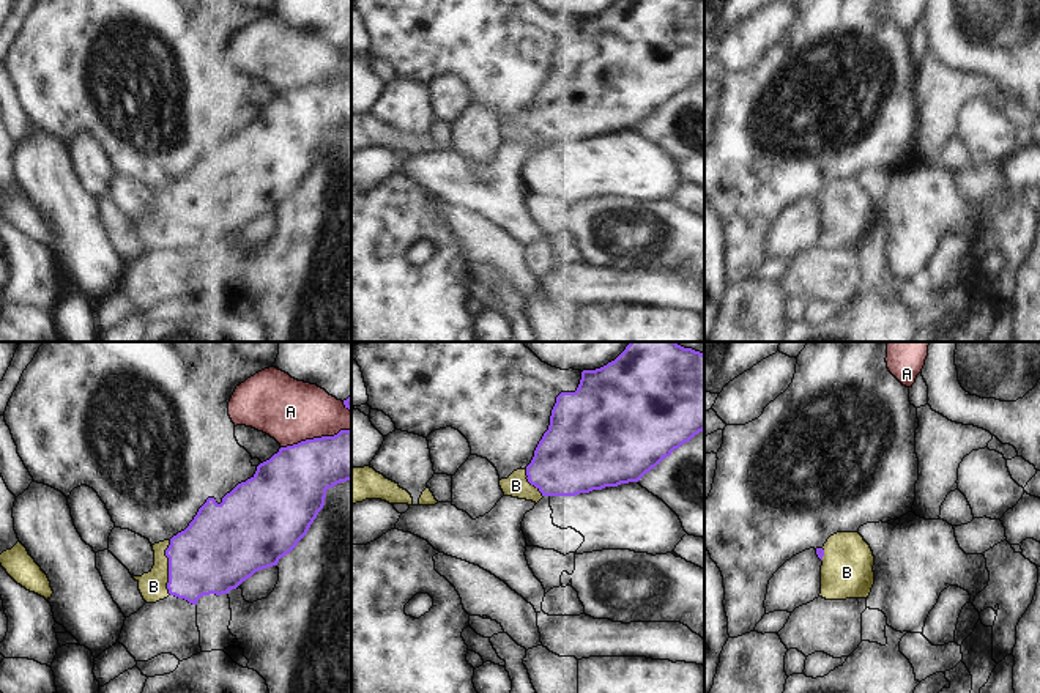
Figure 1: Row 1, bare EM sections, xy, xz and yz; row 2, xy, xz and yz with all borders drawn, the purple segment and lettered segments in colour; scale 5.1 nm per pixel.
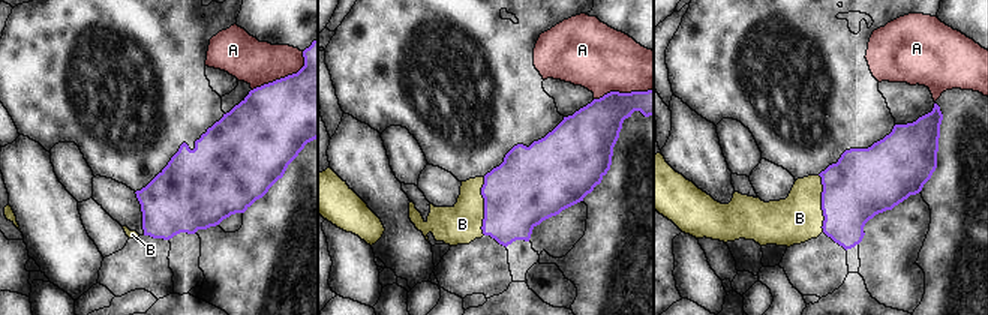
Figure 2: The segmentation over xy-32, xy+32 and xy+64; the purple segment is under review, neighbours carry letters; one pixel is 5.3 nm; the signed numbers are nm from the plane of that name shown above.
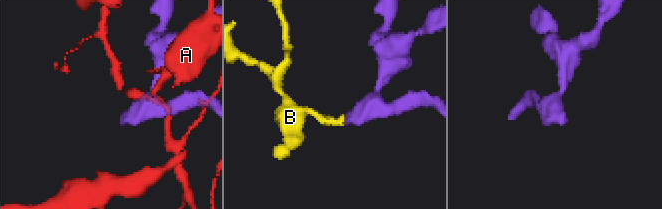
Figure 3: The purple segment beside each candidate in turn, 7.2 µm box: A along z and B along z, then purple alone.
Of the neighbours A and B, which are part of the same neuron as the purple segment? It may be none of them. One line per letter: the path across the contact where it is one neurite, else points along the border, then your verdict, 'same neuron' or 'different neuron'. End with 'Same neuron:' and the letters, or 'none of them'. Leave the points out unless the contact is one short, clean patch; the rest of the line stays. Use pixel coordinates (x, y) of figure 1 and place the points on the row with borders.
A: different neuron
B: across xy (215, 553), (169, 567), (153, 586) | same neuron
Same neuron: B

